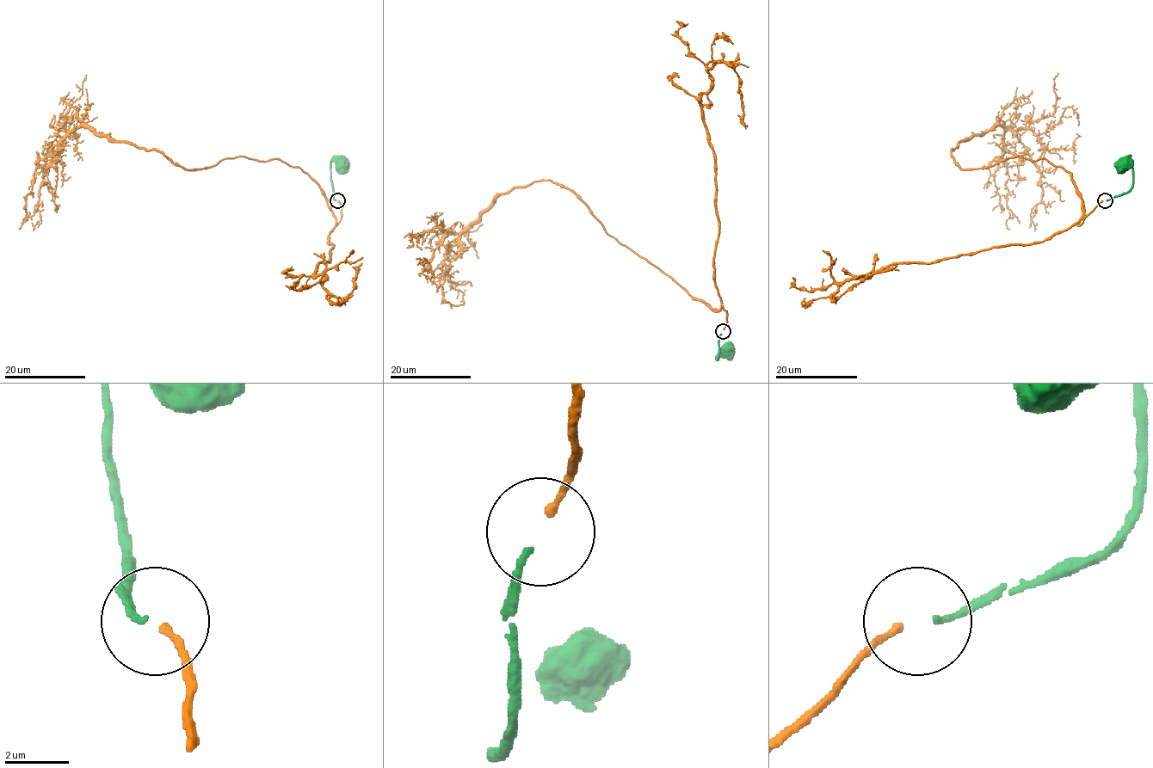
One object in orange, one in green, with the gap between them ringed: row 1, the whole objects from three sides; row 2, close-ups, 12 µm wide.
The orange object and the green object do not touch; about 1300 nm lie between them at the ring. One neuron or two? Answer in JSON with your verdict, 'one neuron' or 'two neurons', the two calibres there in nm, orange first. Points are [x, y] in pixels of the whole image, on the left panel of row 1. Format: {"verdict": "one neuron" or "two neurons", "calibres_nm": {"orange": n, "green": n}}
{"verdict": "one neuron", "calibres_nm": {"orange": 240, "green": 190}}

